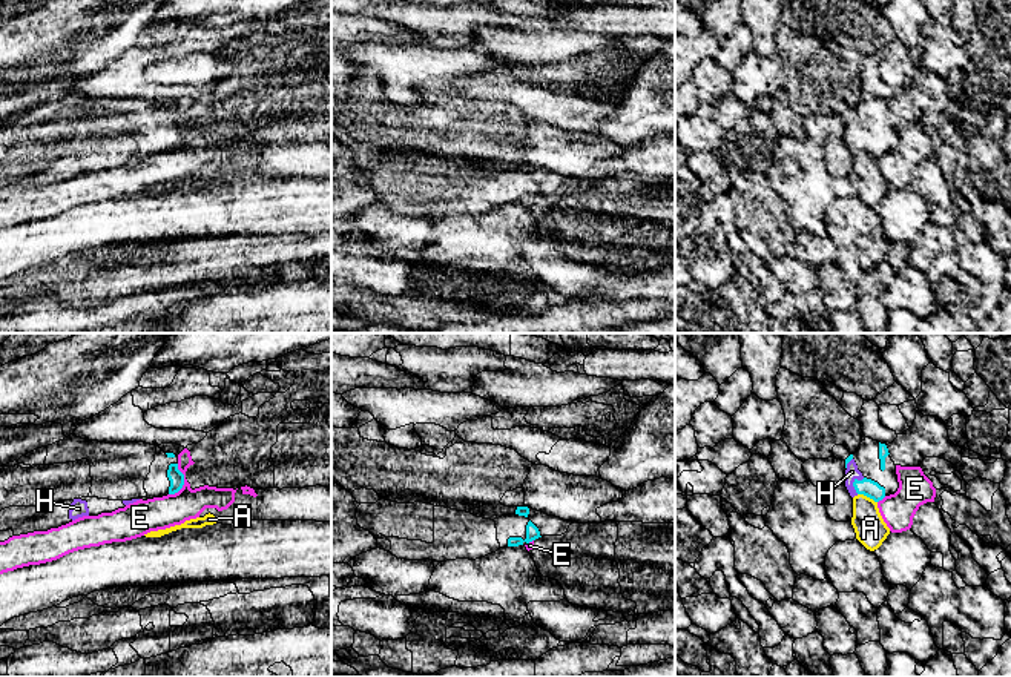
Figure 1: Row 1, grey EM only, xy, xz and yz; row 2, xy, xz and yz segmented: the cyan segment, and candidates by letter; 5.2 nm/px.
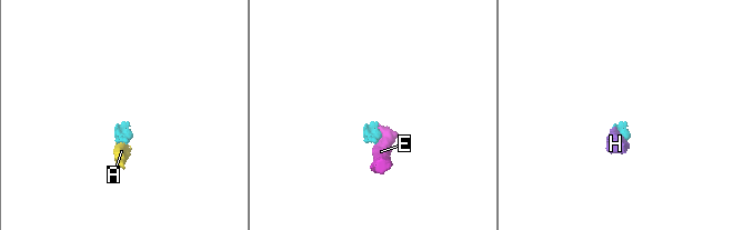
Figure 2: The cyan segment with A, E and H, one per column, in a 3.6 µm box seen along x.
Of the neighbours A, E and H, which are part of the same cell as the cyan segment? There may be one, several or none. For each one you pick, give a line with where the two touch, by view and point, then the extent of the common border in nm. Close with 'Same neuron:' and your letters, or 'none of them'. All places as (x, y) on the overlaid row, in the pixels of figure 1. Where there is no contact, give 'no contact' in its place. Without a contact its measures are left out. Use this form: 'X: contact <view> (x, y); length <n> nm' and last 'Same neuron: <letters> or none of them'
H: contact yz (853, 482); length 100 nm
Same neuron: H

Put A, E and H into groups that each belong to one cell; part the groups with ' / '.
A / E / H

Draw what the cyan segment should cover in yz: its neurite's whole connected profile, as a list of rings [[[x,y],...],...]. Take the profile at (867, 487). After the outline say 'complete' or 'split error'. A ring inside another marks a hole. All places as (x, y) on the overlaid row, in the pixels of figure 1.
[[[865,438],[845,459],[845,487],[851,497],[864,494],[874,502],[899,488],[896,465],[885,444]]] | split error

